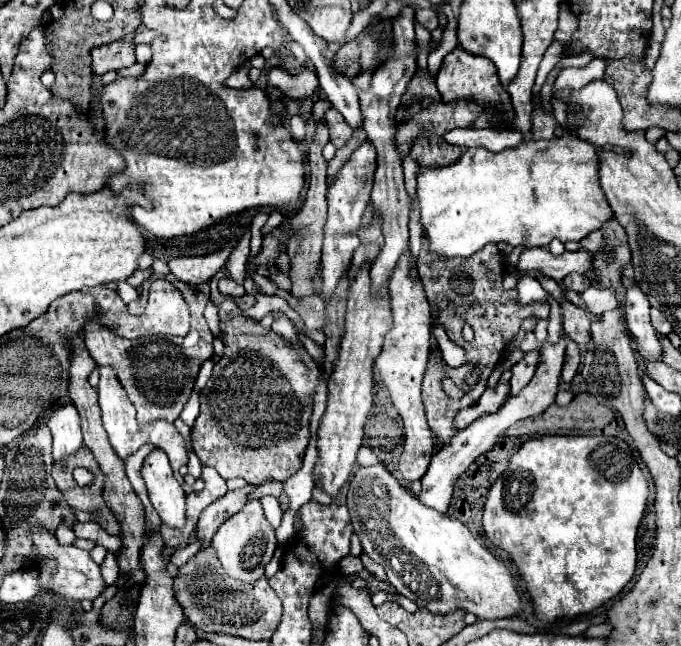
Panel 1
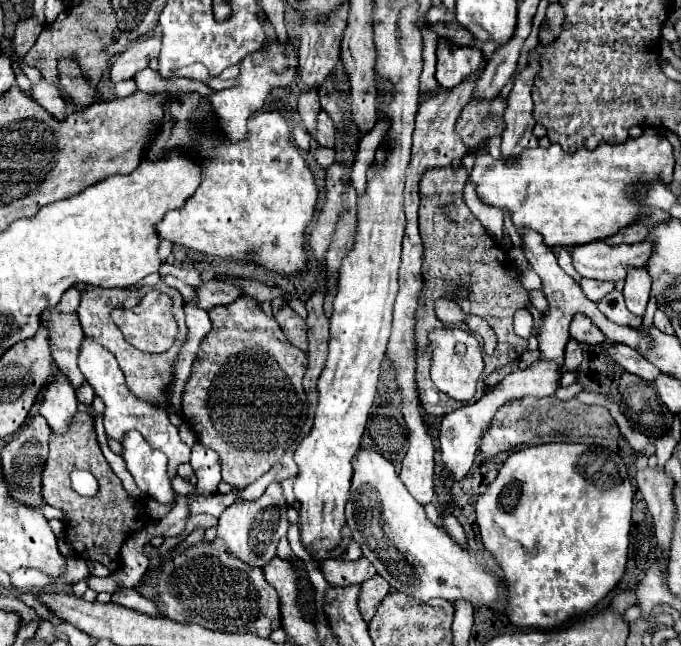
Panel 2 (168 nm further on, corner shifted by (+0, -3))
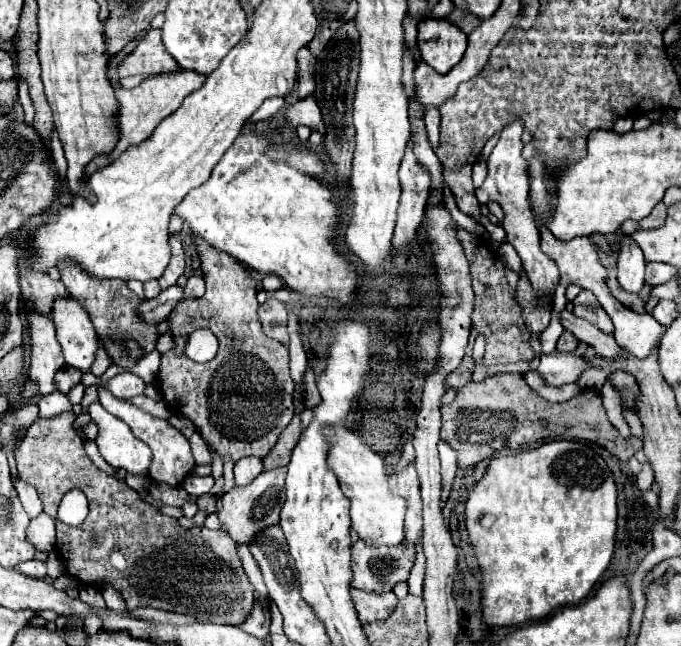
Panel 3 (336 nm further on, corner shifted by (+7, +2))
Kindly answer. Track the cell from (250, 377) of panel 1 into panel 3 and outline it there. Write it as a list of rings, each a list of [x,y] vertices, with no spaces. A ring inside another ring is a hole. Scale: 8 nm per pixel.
[[[193,237],[193,241],[201,259],[207,293],[201,299],[181,299],[167,319],[173,349],[161,355],[161,395],[173,413],[187,417],[221,457],[231,455],[239,461],[253,455],[263,459],[293,419],[289,351],[261,331],[261,323],[257,321],[257,287],[247,269],[201,237]],[[199,327],[211,329],[219,339],[219,351],[209,363],[195,363],[183,355],[189,333]],[[225,329],[233,331],[233,341],[223,335]]]

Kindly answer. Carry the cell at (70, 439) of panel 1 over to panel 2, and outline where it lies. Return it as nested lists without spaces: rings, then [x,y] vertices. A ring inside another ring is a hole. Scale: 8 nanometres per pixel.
[[[56,374],[54,380],[44,390],[44,400],[40,404],[40,414],[46,418],[48,426],[56,434],[68,432],[68,426],[78,412],[78,400],[72,384],[64,378],[64,374]]]

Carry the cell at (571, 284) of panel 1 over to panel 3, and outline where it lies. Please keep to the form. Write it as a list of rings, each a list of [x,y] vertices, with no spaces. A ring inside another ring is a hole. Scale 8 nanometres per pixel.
[[[609,279],[609,281],[607,281],[607,285],[609,285],[609,289],[613,291],[613,295],[615,295],[615,297],[625,305],[625,307],[629,307],[631,311],[635,311],[635,313],[639,313],[639,315],[641,315],[641,313],[643,313],[643,315],[647,313],[647,309],[645,309],[645,305],[647,305],[647,303],[645,303],[637,293],[621,291],[621,285],[617,283],[617,279]]]

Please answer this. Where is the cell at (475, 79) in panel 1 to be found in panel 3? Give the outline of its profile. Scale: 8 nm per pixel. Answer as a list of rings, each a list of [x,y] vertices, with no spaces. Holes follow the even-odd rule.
[[[421,19],[417,25],[421,59],[437,73],[449,73],[467,49],[467,35],[449,19]]]

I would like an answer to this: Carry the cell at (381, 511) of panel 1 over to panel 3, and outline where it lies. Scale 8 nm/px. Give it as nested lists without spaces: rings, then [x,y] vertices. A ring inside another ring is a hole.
[[[325,427],[325,437],[329,439],[327,463],[329,469],[335,471],[341,491],[351,501],[351,521],[353,529],[359,533],[361,539],[375,547],[395,547],[403,543],[405,529],[405,499],[395,497],[389,493],[385,461],[381,455],[371,451],[357,435],[347,431],[345,427]]]

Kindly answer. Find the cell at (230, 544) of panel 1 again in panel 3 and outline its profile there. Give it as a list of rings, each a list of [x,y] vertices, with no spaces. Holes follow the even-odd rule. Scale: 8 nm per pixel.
[[[287,467],[267,469],[267,471],[261,471],[249,485],[233,487],[223,495],[221,499],[223,507],[219,511],[219,519],[235,543],[249,545],[259,531],[279,523],[279,513],[285,501],[285,475],[287,475]]]

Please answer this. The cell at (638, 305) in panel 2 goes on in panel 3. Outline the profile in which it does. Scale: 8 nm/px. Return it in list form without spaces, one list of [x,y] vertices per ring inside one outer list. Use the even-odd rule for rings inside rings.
[[[621,235],[621,255],[617,255],[617,279],[629,293],[639,293],[645,283],[645,257],[637,243],[629,243],[629,235]]]

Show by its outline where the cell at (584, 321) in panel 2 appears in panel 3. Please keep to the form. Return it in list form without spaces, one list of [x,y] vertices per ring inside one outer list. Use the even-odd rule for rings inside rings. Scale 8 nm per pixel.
[[[583,289],[583,291],[579,293],[579,303],[575,305],[573,313],[575,313],[577,317],[589,319],[589,321],[591,321],[593,325],[597,325],[601,331],[605,331],[605,333],[613,333],[613,323],[611,323],[609,315],[601,309],[601,305],[597,303],[597,299],[593,297],[591,291]]]

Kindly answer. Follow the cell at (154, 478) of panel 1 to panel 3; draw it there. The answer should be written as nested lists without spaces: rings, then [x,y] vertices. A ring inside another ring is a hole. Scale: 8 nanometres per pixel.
[[[97,401],[89,405],[89,415],[99,427],[95,443],[101,457],[113,467],[121,467],[135,475],[147,475],[151,465],[151,449],[131,433],[129,425],[115,415],[109,415]]]

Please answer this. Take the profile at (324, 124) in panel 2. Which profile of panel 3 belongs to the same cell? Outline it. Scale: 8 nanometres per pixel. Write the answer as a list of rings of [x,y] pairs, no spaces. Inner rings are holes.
[[[313,97],[301,99],[293,103],[291,107],[285,109],[285,119],[289,125],[315,125],[315,127],[325,127],[321,121],[321,111],[319,105],[315,103]]]

